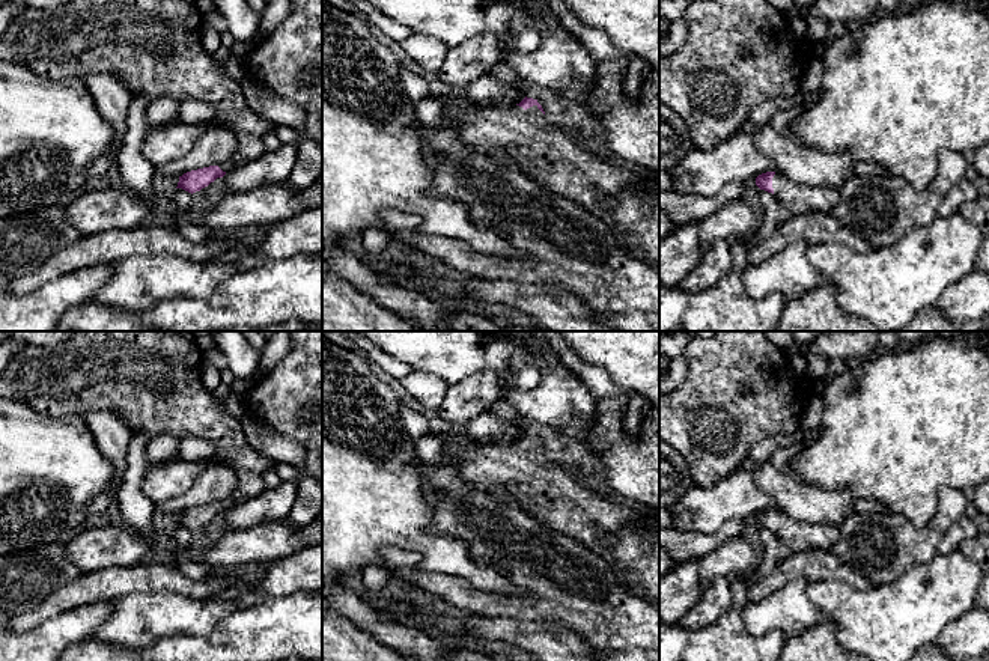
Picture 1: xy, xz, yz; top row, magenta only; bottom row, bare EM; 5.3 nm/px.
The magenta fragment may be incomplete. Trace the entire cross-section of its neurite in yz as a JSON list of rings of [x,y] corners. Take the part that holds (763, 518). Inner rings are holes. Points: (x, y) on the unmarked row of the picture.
[[[766,509],[756,515],[760,527],[772,530],[781,544],[784,553],[798,553],[808,550],[831,550],[838,539],[837,525],[808,524],[796,521],[780,509]]]

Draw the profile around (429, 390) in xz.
[[[411,370],[400,382],[412,399],[434,410],[441,407],[450,387],[443,379],[417,370]]]

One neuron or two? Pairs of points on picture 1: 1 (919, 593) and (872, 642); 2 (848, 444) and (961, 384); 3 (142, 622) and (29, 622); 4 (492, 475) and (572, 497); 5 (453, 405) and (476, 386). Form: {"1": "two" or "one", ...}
{"1": "one", "2": "one", "3": "two", "4": "one", "5": "one"}

